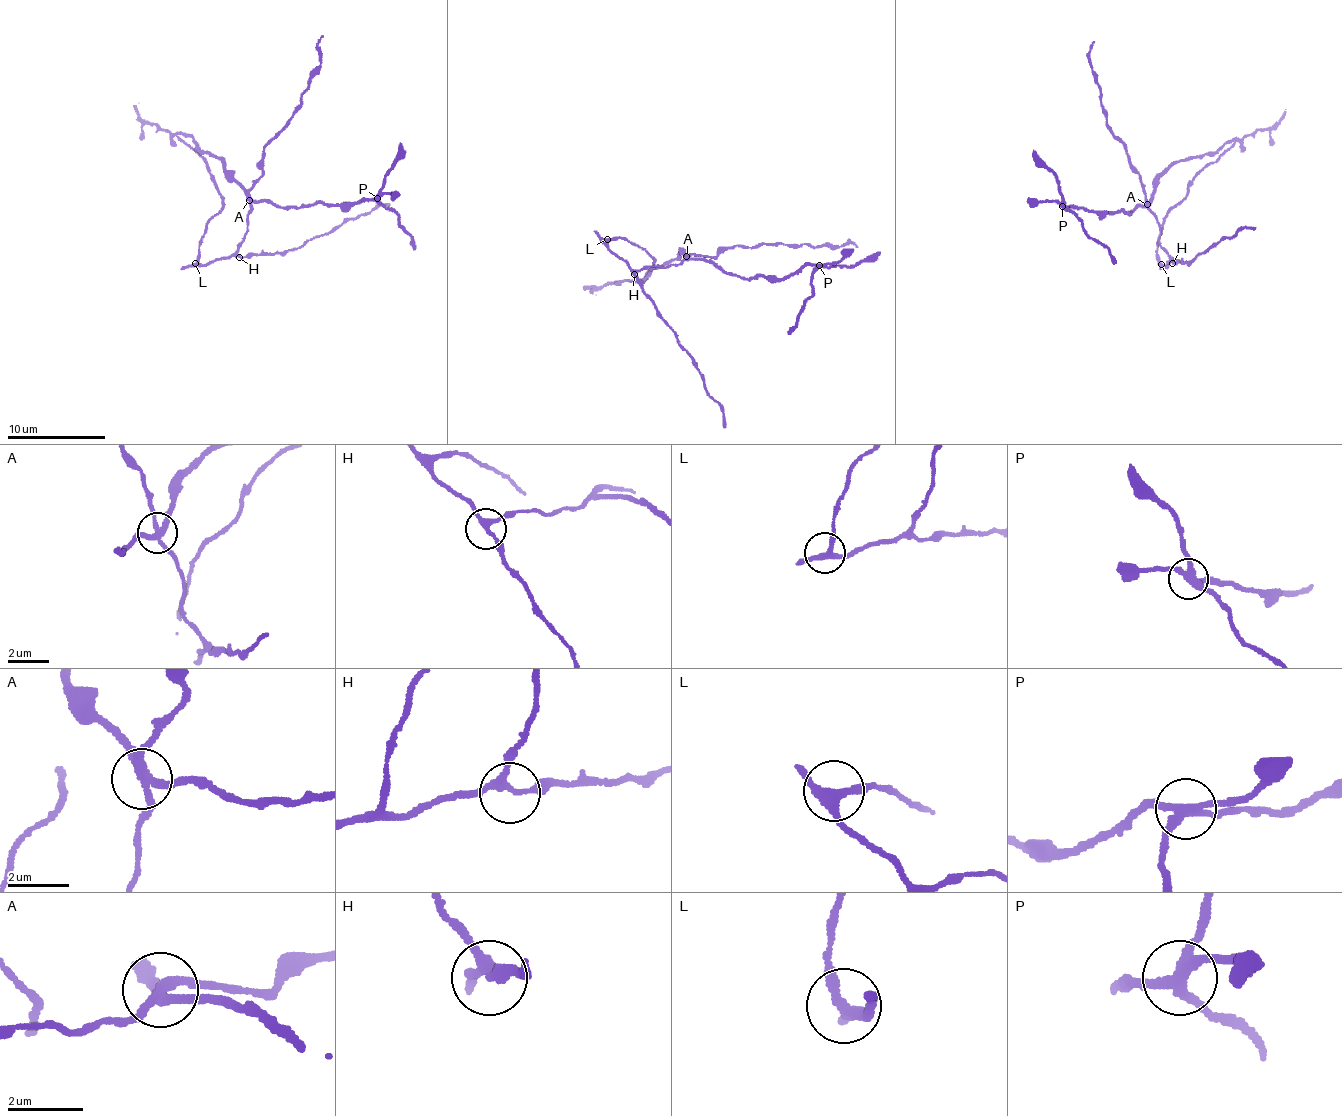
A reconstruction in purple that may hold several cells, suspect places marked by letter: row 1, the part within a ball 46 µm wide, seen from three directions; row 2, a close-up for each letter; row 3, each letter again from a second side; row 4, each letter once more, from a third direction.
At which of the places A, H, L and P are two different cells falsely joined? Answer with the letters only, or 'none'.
A, P

